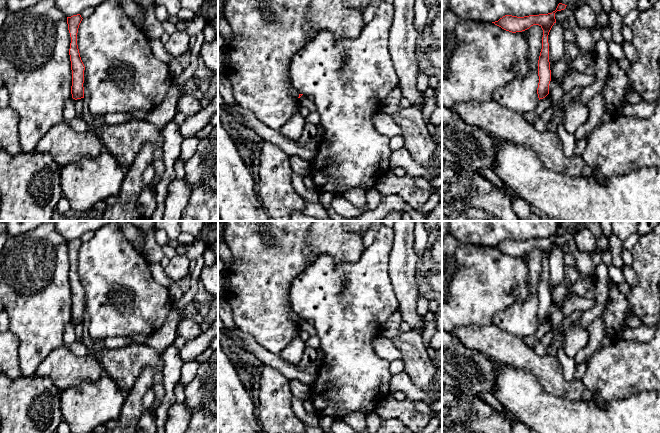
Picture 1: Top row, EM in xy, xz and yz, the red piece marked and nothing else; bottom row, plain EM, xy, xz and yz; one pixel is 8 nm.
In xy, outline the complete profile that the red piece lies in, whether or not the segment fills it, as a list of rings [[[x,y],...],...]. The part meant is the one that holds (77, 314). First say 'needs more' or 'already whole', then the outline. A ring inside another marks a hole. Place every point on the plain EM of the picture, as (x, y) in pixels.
already whole; [[[80,238],[67,241],[68,254],[71,261],[69,279],[71,285],[72,294],[72,310],[71,318],[72,322],[77,324],[84,322],[84,294],[85,290],[81,284],[78,269],[77,269],[77,257],[79,249],[82,245]]]

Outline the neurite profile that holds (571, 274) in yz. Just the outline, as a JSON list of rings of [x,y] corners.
[[[566,265],[564,266],[564,279],[569,285],[573,286],[579,277],[579,272],[576,267]]]

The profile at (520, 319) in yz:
[[[533,249],[529,253],[527,253],[526,256],[528,265],[529,297],[523,301],[519,299],[516,300],[516,302],[509,306],[507,309],[496,314],[492,320],[492,324],[496,325],[498,328],[521,338],[534,335],[539,327],[539,322],[537,318],[537,312],[539,307],[538,284],[542,273],[543,254],[541,250]]]

